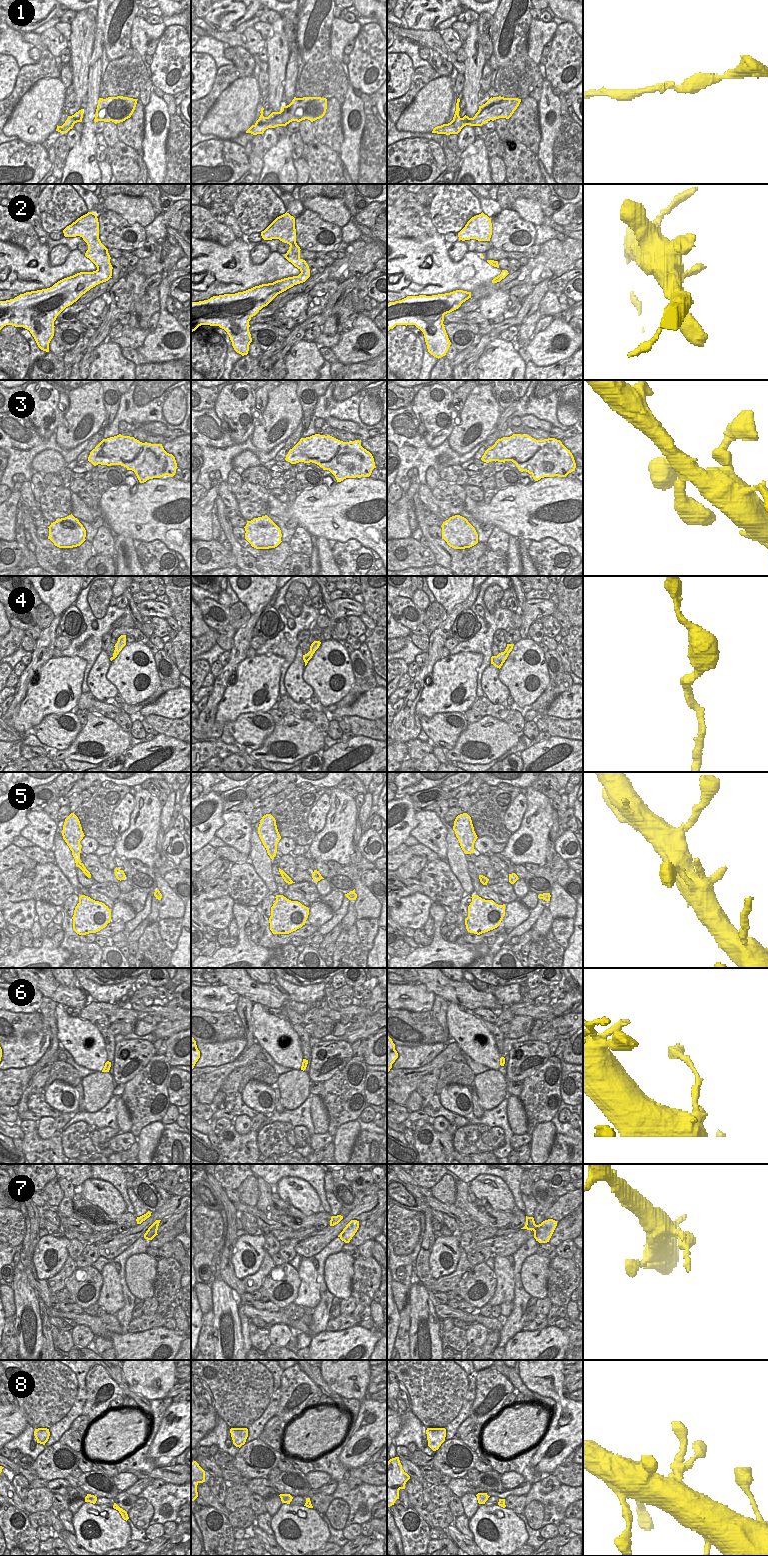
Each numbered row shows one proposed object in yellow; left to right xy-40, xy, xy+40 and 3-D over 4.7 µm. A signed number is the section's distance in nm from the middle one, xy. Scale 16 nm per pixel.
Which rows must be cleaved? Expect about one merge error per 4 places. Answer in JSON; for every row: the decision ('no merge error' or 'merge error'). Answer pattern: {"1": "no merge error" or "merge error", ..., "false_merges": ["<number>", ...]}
{"1": "no merge error", "2": "no merge error", "3": "no merge error", "4": "no merge error", "5": "no merge error", "6": "no merge error", "7": "no merge error", "8": "no merge error", "false_merges": []}

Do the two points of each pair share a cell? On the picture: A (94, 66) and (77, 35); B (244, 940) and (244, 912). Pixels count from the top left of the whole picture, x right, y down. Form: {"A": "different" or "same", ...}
{"A": "different", "B": "same"}

